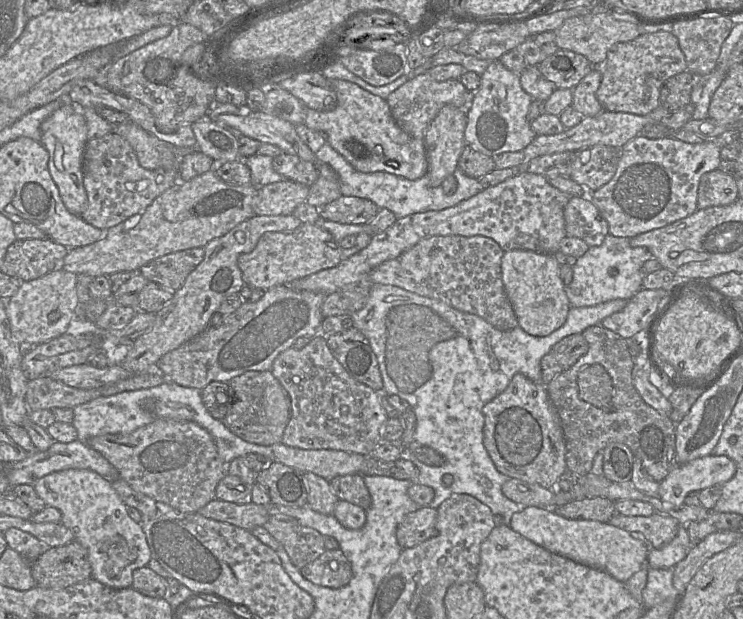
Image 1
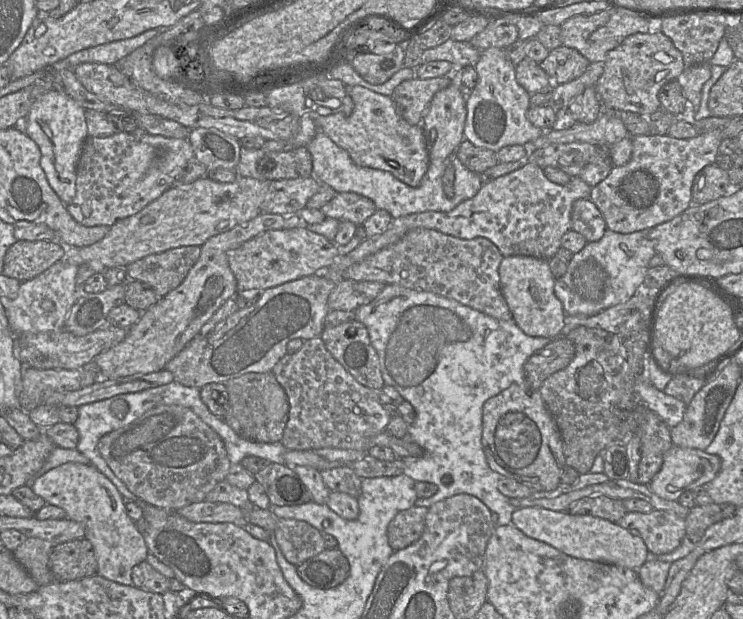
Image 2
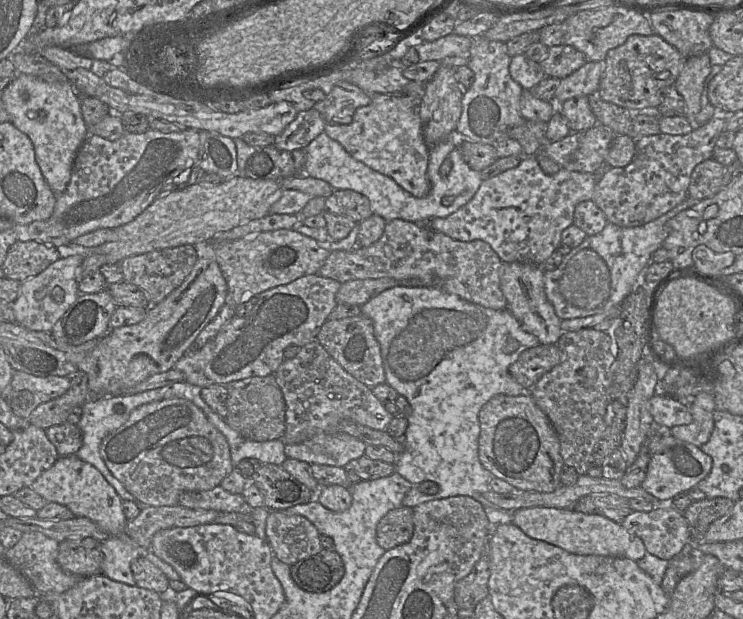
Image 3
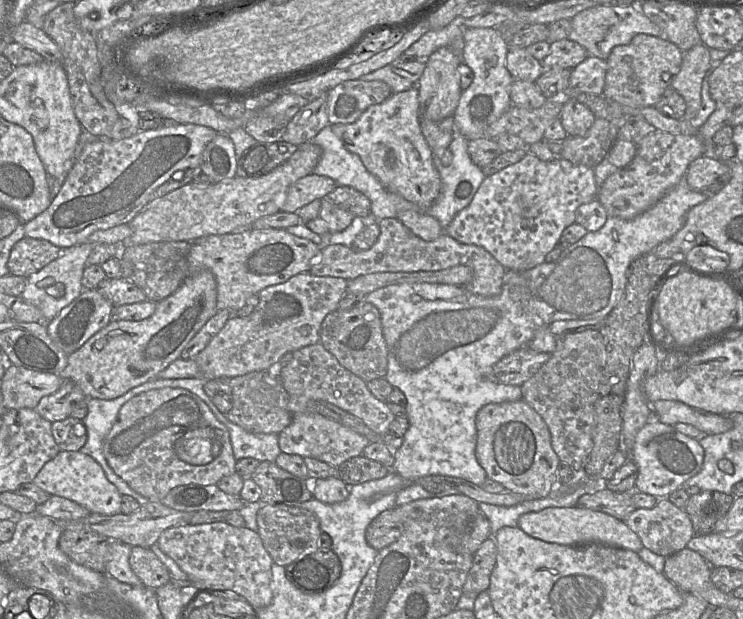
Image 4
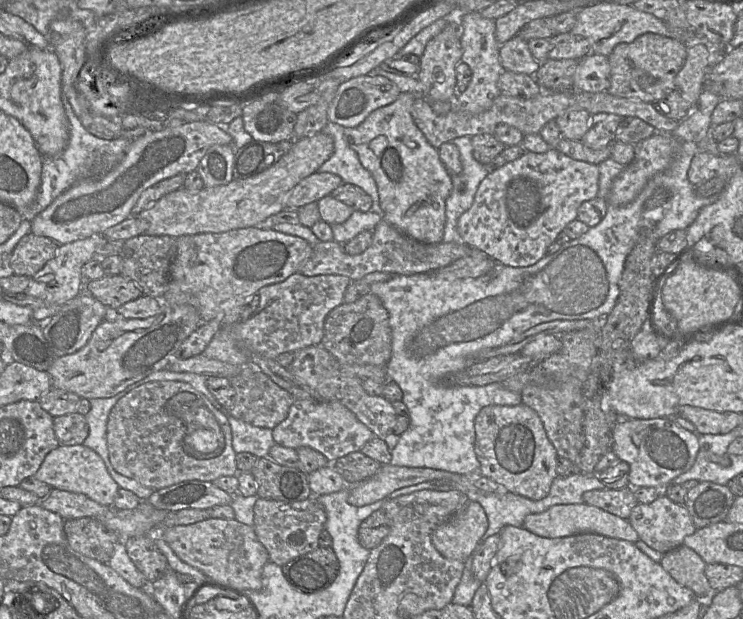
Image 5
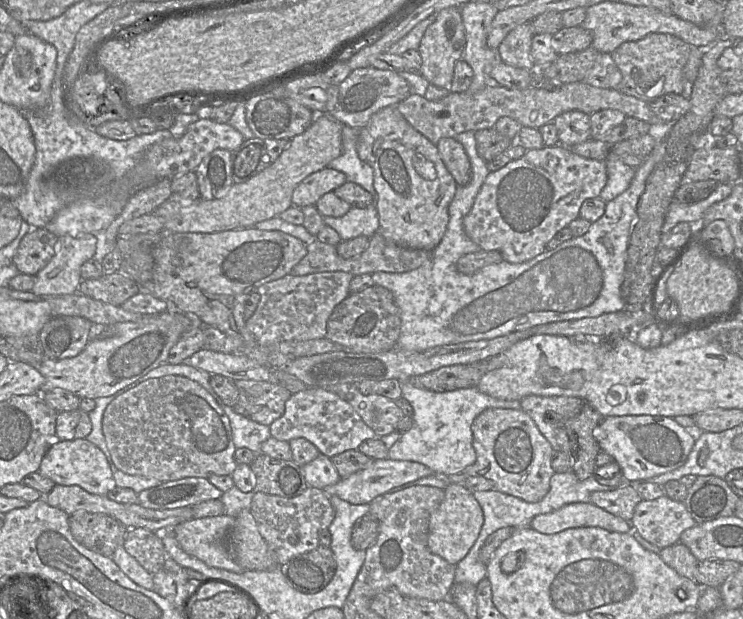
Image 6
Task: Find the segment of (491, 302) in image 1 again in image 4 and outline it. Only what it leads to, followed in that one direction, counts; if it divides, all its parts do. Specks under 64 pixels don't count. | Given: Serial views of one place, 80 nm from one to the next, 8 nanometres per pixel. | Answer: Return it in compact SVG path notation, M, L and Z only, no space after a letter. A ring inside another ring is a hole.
M396 218L379 220L378 225L380 234L371 248L355 251L344 245L329 244L322 248L320 257L313 263L309 273L353 280L358 276L377 272L439 271L456 265L466 265L473 270L473 277L464 285L471 293L492 297L502 292L506 268L483 247L461 243L446 233L434 241L424 241Z

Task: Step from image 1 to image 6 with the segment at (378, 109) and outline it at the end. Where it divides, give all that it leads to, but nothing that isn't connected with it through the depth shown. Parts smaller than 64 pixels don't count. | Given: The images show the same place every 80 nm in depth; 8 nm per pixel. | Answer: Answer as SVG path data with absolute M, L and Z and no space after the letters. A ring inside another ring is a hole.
M391 105L375 113L360 129L357 153L374 171L374 188L378 196L378 232L398 245L432 251L445 234L449 222L448 207L457 189L457 183L444 165L437 145L413 128L399 112L397 105Z

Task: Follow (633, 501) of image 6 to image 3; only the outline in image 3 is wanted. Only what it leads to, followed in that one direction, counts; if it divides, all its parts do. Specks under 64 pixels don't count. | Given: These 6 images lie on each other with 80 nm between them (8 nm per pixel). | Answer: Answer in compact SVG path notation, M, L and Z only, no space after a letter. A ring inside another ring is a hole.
M614 494L587 495L580 498L573 509L586 514L598 514L622 523L632 512L629 500Z

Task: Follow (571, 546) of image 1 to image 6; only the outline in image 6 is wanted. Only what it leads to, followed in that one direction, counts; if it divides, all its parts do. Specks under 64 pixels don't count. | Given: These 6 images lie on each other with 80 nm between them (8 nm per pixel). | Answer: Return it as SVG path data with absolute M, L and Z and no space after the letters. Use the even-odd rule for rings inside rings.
M576 502L546 514L535 516L530 527L543 534L555 534L569 528L600 527L611 532L630 533L631 523L594 505Z

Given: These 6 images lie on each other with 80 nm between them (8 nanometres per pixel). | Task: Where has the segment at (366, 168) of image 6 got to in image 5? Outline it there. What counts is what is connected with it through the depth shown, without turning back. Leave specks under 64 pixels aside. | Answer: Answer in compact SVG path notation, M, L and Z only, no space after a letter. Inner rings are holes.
M328 122L321 131L332 137L334 152L320 166L318 172L336 174L341 177L344 183L354 184L362 188L372 198L370 211L382 216L376 182L371 173L362 166L357 153L349 146L344 131L344 127L332 122Z

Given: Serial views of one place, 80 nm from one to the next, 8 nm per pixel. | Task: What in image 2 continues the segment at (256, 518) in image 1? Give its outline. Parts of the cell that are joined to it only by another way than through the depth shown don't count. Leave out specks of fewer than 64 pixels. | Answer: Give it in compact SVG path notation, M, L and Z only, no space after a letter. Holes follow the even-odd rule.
M199 502L175 511L178 515L195 523L233 523L243 527L246 523L244 510L230 503Z

